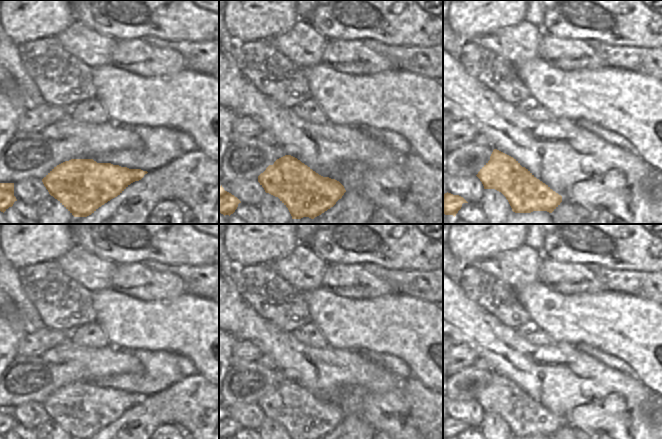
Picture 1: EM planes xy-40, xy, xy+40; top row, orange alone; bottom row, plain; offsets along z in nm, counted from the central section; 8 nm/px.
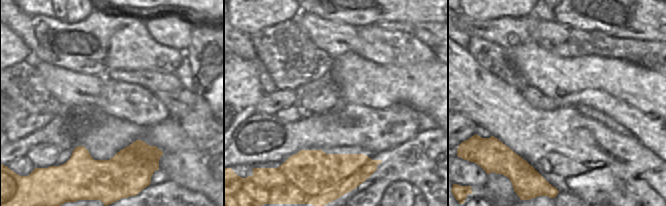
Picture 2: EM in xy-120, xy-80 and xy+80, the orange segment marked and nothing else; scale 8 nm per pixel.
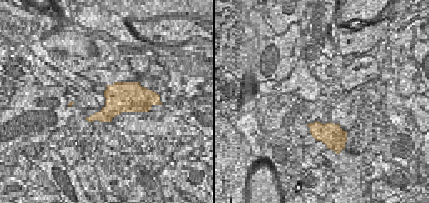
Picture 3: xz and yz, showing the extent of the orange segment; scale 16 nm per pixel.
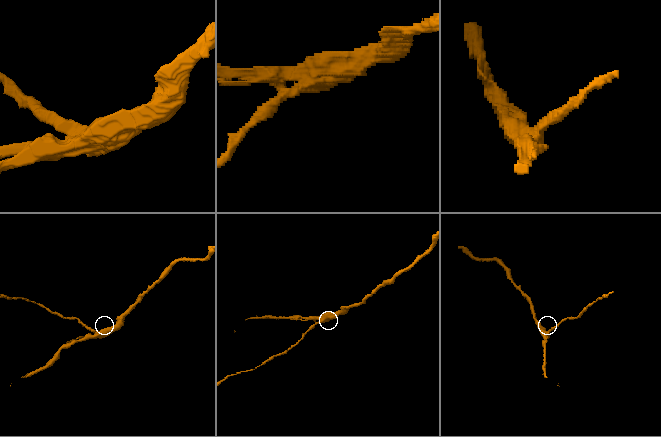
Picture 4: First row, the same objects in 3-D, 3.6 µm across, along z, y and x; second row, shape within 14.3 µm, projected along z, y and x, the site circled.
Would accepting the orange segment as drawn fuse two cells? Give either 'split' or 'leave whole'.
split

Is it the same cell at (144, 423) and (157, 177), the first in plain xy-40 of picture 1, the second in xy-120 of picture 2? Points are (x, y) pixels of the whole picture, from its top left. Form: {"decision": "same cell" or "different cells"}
{"decision": "different cells"}

